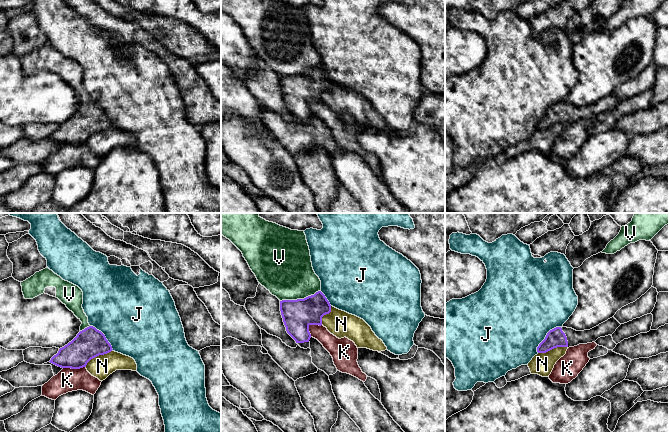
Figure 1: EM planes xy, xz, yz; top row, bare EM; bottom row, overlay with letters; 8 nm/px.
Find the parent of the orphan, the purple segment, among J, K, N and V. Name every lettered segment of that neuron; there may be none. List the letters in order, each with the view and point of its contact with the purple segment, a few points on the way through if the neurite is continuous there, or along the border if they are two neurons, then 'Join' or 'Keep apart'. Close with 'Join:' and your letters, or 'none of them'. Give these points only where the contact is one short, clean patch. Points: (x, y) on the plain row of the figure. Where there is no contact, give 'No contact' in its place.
J: Touches purple at yz (546, 112). Boundary: yz (560, 102), (552, 104), (547, 109), (537, 123), (537, 128). Keep apart
K: Touches purple at xz (310, 100). Boundary: xz (321, 100), (309, 102), (310, 112). Keep apart
N: Touches purple at yz (552, 124). Keep apart
V: Touches purple at xz (299, 75). Boundary: xz (319, 66), (303, 74), (282, 75), (280, 77). Keep apart
Join: none of them

